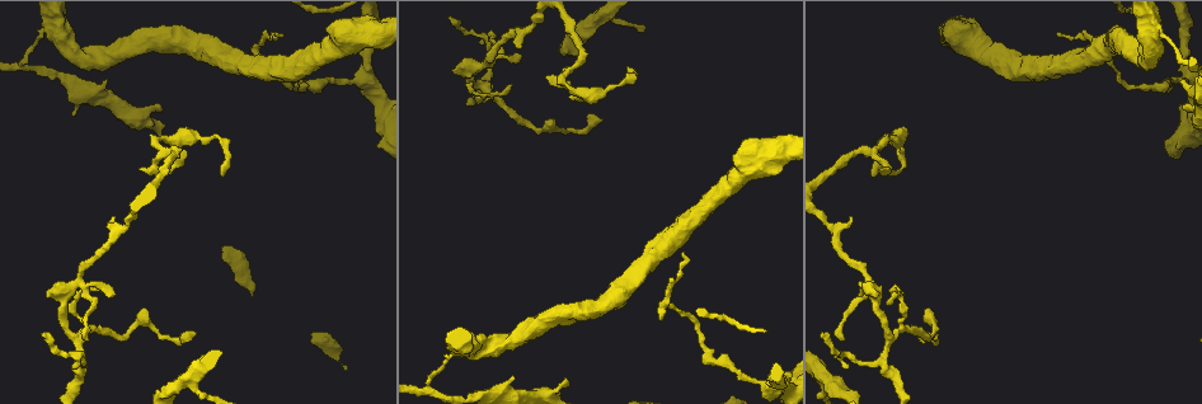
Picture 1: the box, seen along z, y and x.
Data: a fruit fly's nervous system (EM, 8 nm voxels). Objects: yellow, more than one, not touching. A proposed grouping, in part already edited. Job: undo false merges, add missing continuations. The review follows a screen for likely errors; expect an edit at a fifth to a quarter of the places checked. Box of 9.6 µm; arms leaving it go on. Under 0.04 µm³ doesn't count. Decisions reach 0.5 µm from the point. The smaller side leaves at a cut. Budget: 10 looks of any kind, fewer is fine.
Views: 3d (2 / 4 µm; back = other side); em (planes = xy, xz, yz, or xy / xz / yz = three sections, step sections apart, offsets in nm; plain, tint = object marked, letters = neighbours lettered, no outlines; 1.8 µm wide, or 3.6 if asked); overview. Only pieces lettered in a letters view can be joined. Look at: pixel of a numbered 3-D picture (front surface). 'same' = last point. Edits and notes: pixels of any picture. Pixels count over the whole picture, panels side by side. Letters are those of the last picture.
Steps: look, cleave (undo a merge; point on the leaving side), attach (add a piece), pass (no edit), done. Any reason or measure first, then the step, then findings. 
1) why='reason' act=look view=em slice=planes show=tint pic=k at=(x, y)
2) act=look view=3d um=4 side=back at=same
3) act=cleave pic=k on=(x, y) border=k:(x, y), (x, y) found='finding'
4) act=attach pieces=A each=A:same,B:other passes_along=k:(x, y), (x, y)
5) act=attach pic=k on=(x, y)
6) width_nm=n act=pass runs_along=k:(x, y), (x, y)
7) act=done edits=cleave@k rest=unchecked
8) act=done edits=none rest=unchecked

why='sharp bend' act=look view=em slice=planes show=letters pic=1 at=(571, 72)

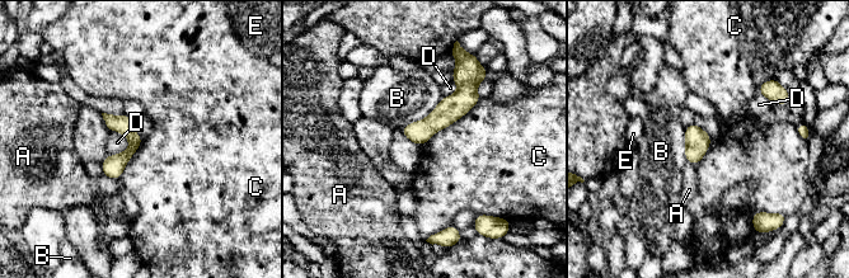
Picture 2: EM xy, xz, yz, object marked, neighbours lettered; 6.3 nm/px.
width_nm=120 act=pass each=A:other,B:other,C:other,D:other,E:other found='one neuron here'

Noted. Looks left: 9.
act=look view=em um=3.6 slice=planes show=letters pic=1 at=(1184, 79)

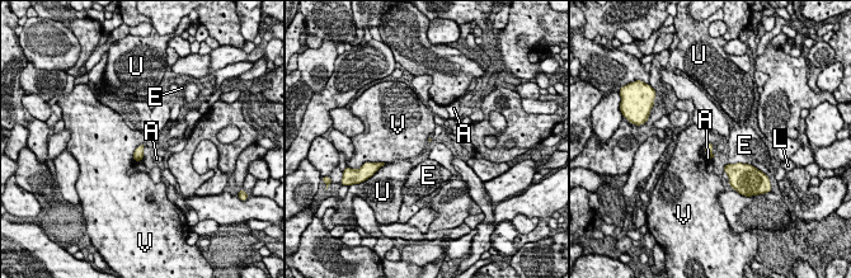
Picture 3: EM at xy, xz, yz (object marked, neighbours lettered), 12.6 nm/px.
act=pass each=A:other,E:other,L:other,U:other,V:other border=3:(144, 142), (135, 150), (134, 161) found='no lettered piece goes on from it'

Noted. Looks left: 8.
why='a fork' act=look view=em slice=xy step=16 show=tint pic=1 at=(55, 28)

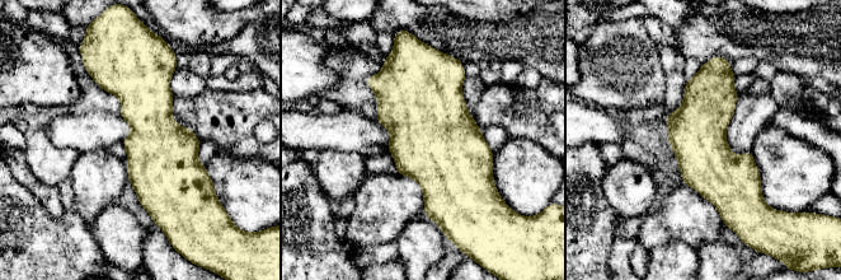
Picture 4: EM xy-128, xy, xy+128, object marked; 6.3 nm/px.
act=look view=em slice=planes show=letters at=same

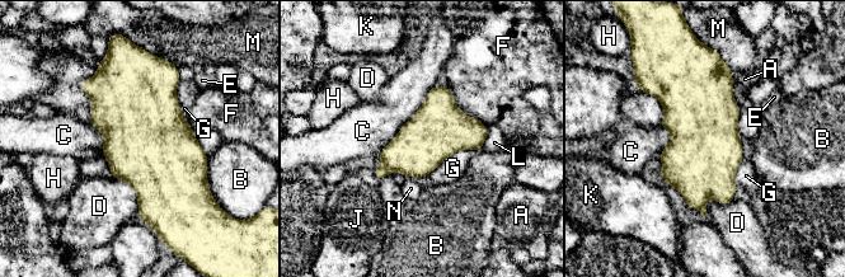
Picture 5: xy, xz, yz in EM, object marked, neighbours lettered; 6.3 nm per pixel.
width_nm=360 act=cleave pic=5 on=(380, 172) each=A:other,B:other,C:other,D:other,E:other,F:other,G:other,H:other,J:other,K:other,L:other,M:other,N:other found='a second neuron is stuck on'

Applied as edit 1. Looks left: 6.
why='touches itself' act=look view=3d um=2 pic=1 at=(478, 91)

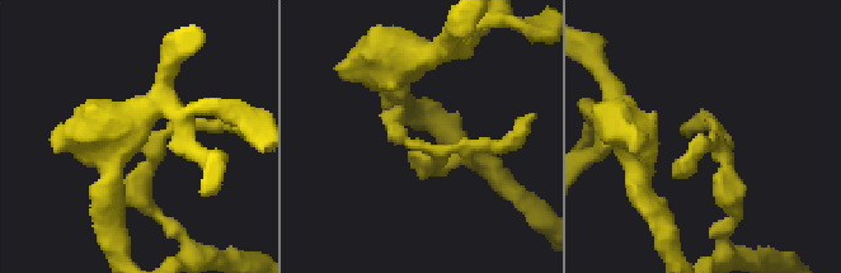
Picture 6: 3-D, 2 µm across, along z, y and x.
act=look view=em slice=planes show=letters pic=6 at=(707, 149)

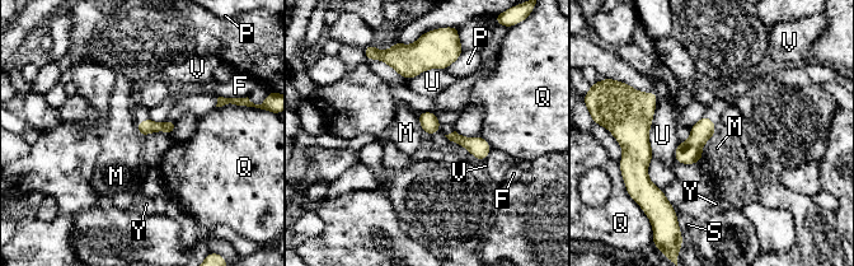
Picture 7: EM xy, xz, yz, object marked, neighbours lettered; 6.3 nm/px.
longest_contact=U:400nm act=pass each=F:other,M:other,P:other,Q:other,S:other,U:other,V:other,Y:other border=7:(417, 113), (420, 126), (426, 134) found='one neuron here'

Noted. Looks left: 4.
act=done edits=cleave@5 rest=unchecked

